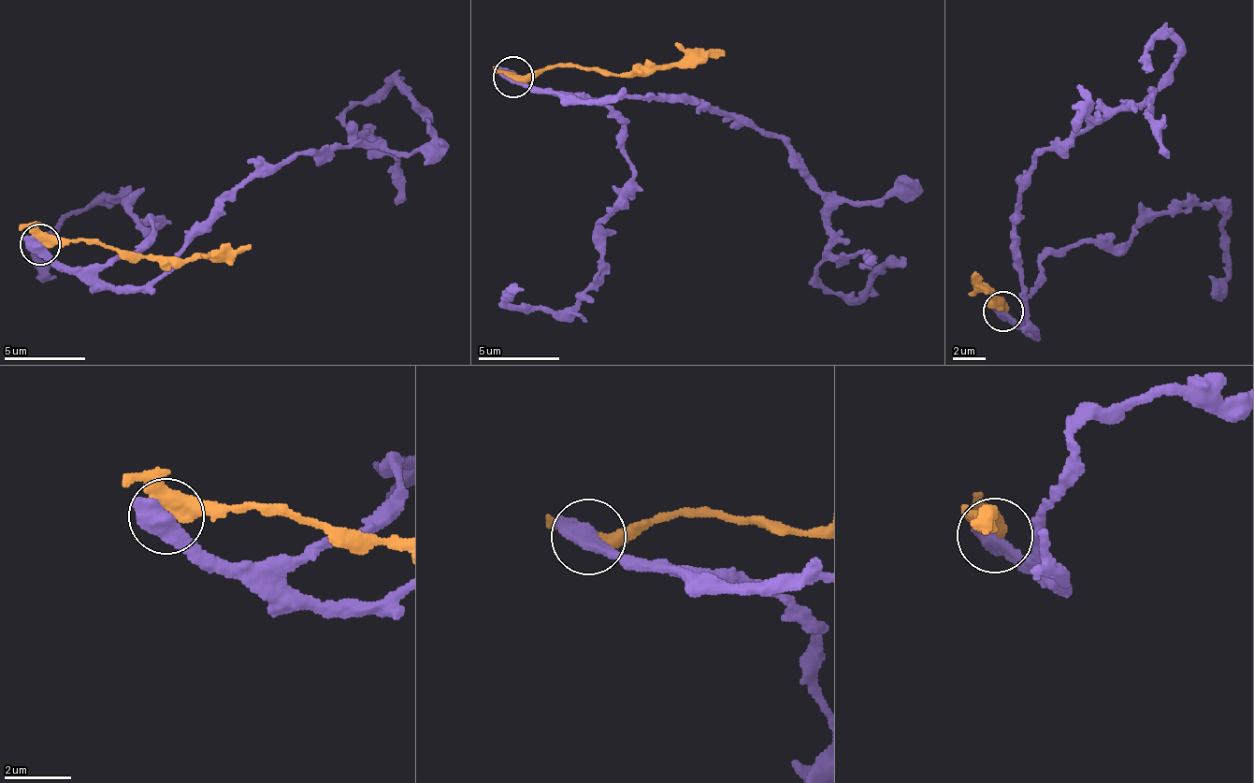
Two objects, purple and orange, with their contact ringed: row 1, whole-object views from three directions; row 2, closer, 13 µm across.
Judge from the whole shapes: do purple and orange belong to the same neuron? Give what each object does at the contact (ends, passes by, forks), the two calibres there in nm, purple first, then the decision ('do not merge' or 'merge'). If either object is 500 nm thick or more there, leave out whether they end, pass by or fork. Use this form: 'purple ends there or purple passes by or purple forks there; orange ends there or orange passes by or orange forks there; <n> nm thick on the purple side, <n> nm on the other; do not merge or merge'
650 nm thick on the purple side, 400 nm on the other; do not merge

